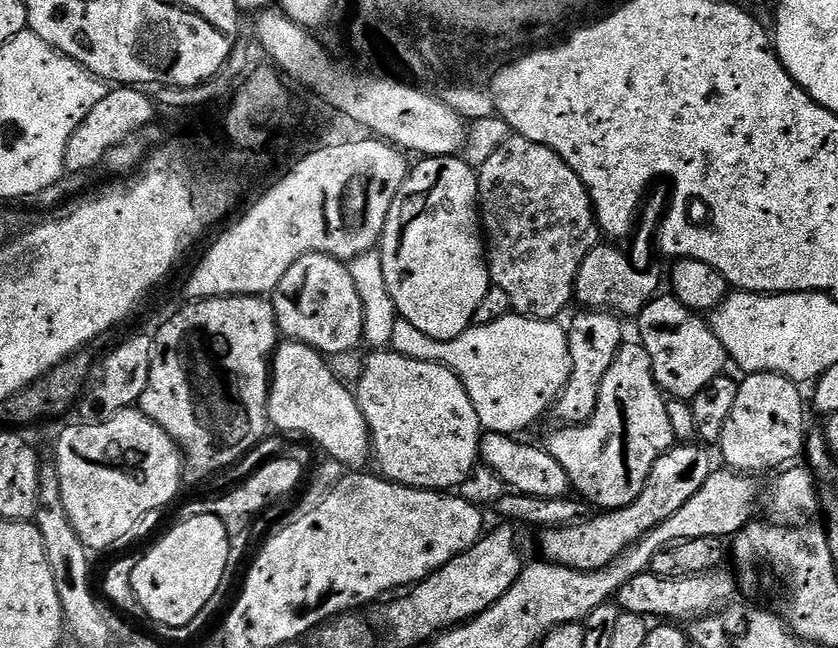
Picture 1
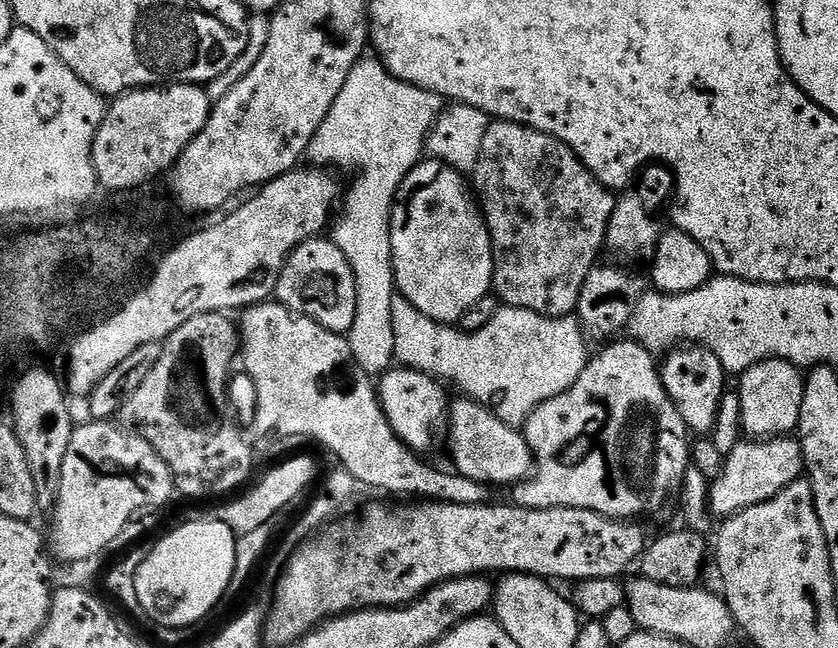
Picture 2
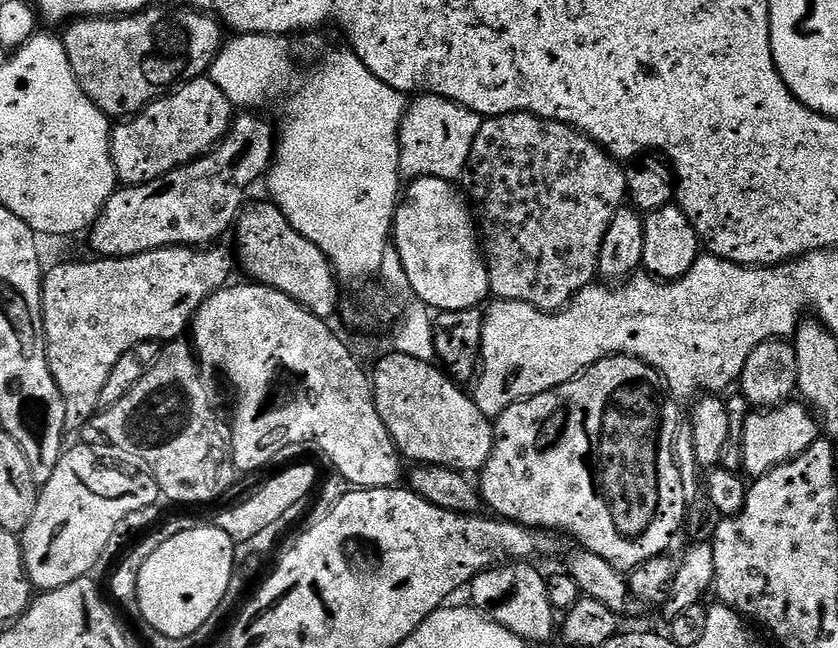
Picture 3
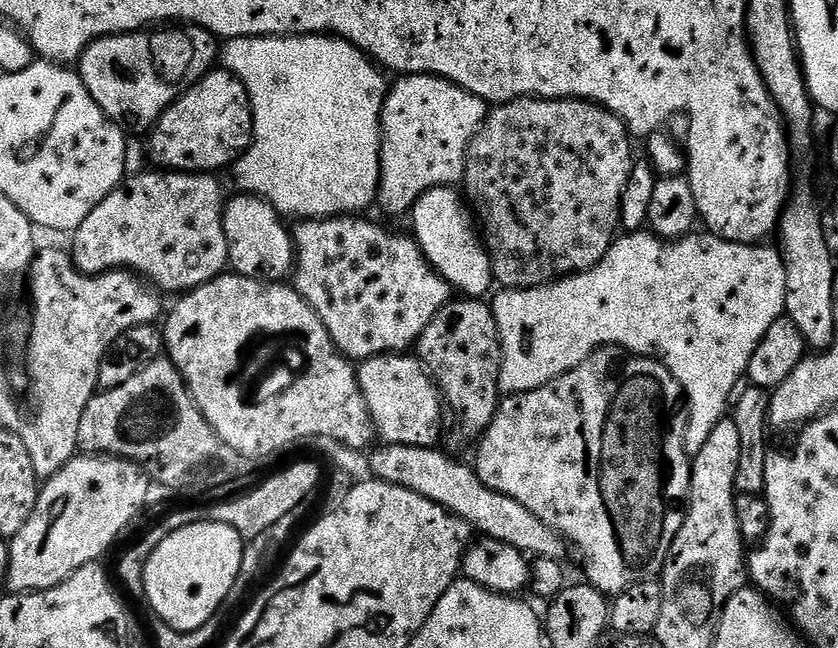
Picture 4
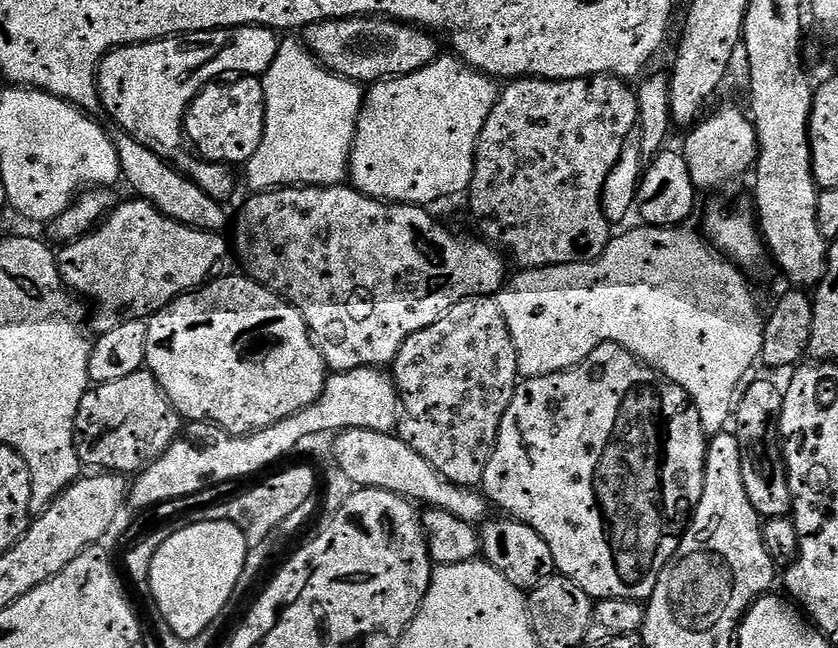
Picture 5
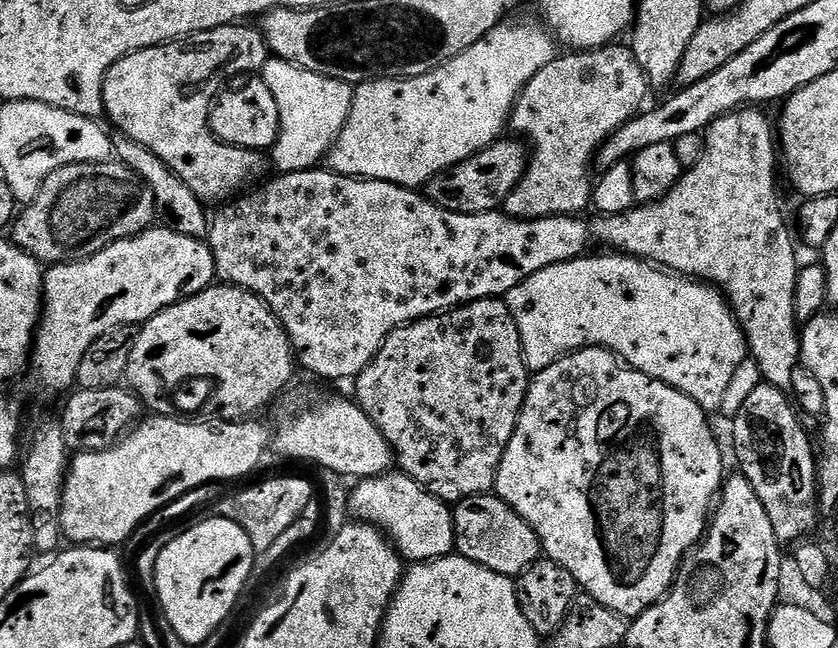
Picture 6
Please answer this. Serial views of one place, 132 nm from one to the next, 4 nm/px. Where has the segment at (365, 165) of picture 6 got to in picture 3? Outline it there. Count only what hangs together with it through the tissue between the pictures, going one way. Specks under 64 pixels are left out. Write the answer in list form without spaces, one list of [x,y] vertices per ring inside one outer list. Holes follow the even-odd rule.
[[[420,94],[407,105],[400,124],[400,175],[409,181],[423,176],[453,182],[465,175],[474,138],[478,138],[482,118],[474,110],[444,96]]]

